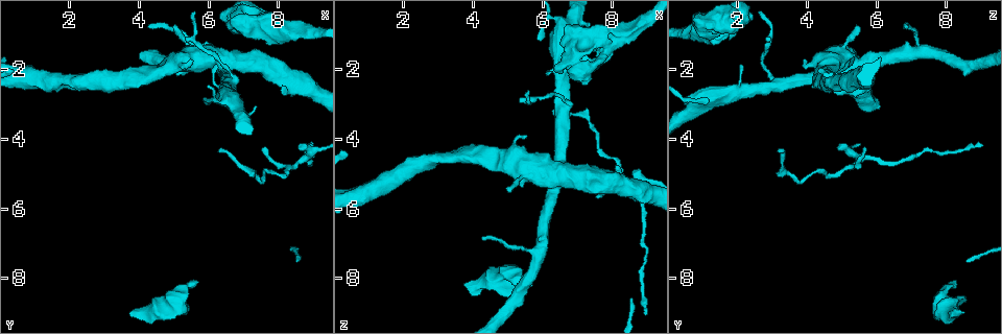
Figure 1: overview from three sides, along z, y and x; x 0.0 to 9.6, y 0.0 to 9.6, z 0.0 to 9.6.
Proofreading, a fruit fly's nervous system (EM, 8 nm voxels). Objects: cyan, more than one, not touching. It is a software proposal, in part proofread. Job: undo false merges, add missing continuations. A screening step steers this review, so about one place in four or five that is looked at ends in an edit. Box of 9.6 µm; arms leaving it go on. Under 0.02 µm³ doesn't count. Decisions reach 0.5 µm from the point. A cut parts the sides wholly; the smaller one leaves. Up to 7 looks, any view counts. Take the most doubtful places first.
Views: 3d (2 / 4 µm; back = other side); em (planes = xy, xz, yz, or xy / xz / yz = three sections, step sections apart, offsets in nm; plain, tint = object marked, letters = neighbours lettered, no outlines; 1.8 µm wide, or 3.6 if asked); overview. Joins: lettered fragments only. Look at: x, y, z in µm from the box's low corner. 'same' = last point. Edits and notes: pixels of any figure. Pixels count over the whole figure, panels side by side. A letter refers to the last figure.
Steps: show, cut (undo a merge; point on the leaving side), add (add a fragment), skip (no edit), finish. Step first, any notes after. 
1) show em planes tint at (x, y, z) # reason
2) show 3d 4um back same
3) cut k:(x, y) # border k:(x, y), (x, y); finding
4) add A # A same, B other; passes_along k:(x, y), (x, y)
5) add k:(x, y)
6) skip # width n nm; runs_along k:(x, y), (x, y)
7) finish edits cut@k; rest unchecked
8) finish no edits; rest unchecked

show em planes letters at (7.25, 0.80, 1.10) # sudden change in width

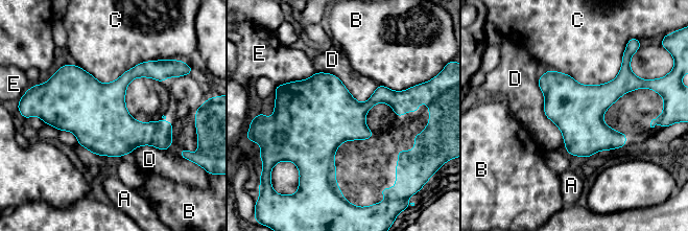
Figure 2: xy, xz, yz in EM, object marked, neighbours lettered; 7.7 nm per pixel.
skip # longest_contact C 550 nm; A other, B other, C other, D other, E other; border 2:(538, 77), (544, 114), (565, 145); continuous, no second cell

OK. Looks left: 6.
show em xy step 16 letters at (6.30, 4.30, 3.15) # tapers out

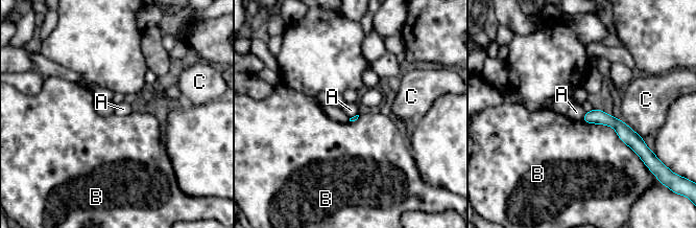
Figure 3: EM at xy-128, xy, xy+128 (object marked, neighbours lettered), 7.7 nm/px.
show em yz step 8 letters same

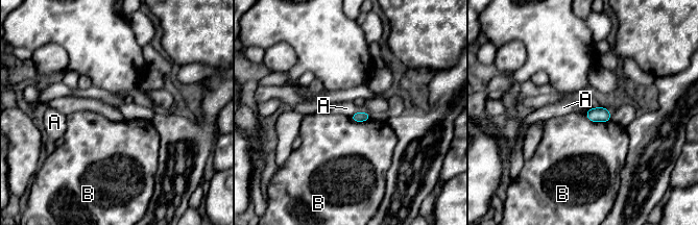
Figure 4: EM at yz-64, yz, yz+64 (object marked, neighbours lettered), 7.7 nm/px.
skip # A other, B other; border 4:(350, 118), (365, 111), (371, 119); no lettered fragment goes on from it

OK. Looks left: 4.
show em 3.6um planes letters at (6.30, 1.80, 5.50) # calibre changes

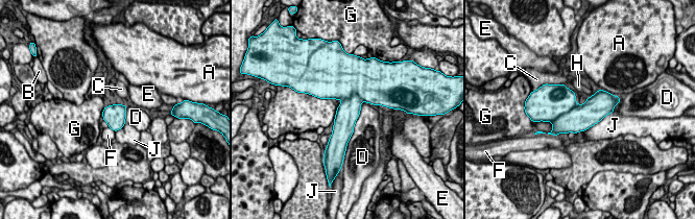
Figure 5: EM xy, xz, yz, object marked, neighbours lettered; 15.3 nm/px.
cut 5:(577, 119) # width 340 nm; A other, B other, C other, D other, E other, F other, G other, H other, J other; border 5:(576, 103), (570, 110), (550, 121); two cells meet here

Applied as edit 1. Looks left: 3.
finish edits cut@5; rest unchecked

